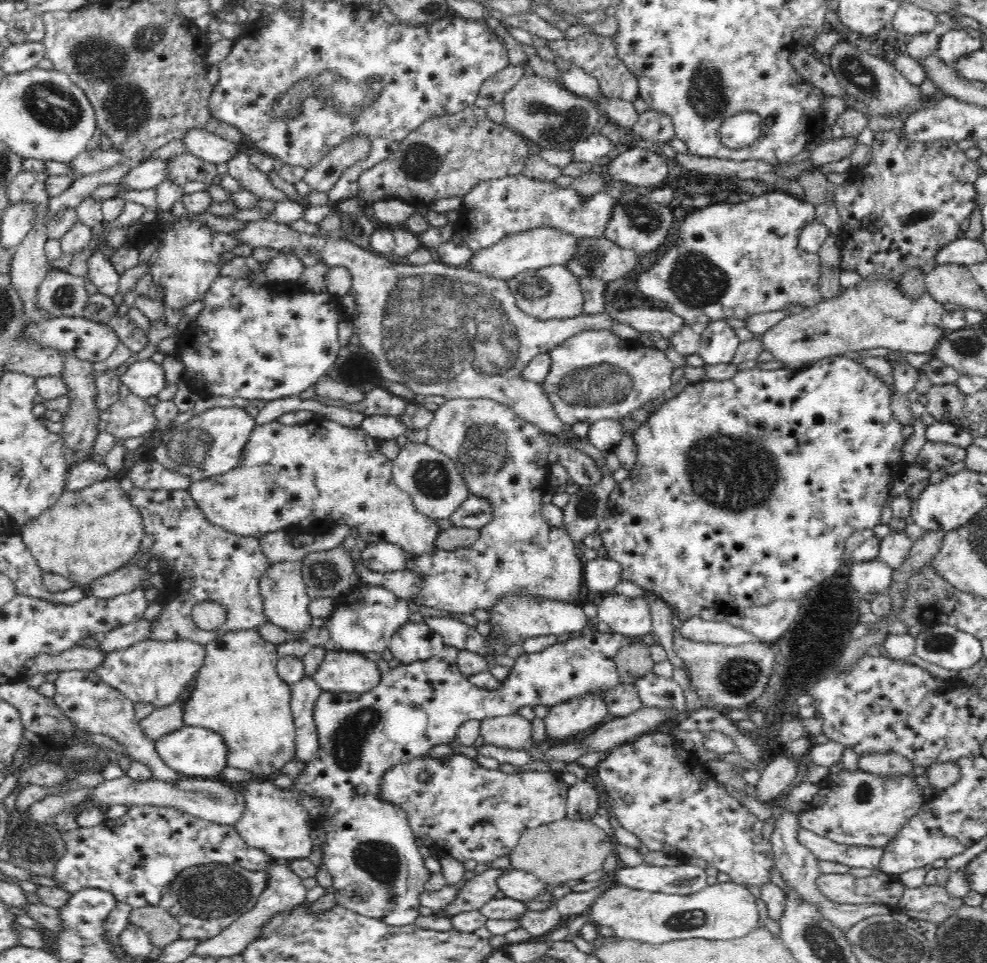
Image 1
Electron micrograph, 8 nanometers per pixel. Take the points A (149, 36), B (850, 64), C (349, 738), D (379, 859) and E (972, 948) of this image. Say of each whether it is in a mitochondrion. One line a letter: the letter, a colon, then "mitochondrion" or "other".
A: mitochondrion
B: mitochondrion
C: mitochondrion
D: mitochondrion
E: mitochondrion

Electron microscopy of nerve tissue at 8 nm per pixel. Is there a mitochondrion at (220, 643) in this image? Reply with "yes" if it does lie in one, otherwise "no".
no

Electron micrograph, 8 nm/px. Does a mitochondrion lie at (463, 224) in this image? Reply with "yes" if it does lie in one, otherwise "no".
no

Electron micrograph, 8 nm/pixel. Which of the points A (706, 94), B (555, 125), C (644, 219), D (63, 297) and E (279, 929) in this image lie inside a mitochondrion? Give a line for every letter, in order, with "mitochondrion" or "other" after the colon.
A: mitochondrion
B: mitochondrion
C: mitochondrion
D: mitochondrion
E: mitochondrion

